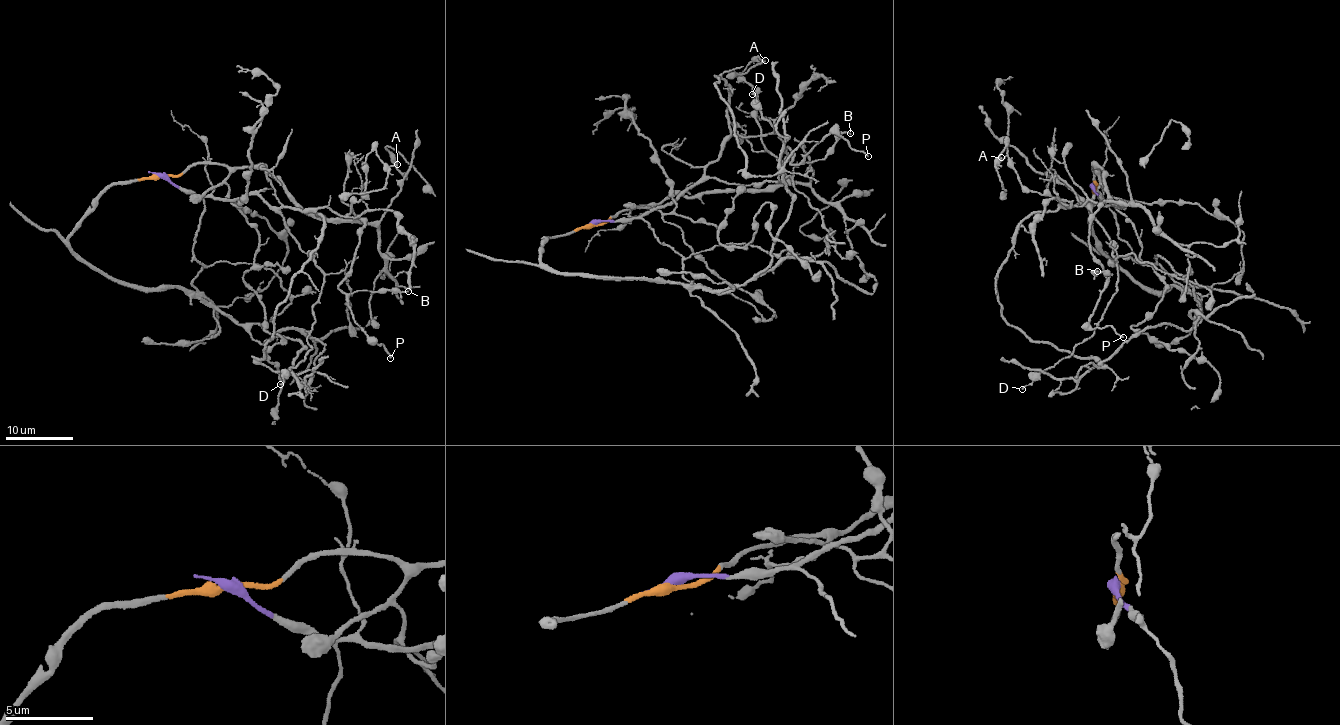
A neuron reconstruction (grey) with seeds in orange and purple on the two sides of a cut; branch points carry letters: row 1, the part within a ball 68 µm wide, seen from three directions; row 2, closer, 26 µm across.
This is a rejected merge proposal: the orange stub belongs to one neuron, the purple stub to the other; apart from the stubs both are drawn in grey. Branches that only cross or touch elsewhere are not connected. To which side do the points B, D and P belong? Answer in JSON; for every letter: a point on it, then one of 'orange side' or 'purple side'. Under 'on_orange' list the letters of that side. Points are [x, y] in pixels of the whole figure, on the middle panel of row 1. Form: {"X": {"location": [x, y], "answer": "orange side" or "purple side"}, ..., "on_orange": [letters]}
{"B": {"location": [850, 133], "answer": "orange side"}, "D": {"location": [752, 94], "answer": "purple side"}, "P": {"location": [868, 156], "answer": "orange side"}, "on_orange": ["B", "P"]}

